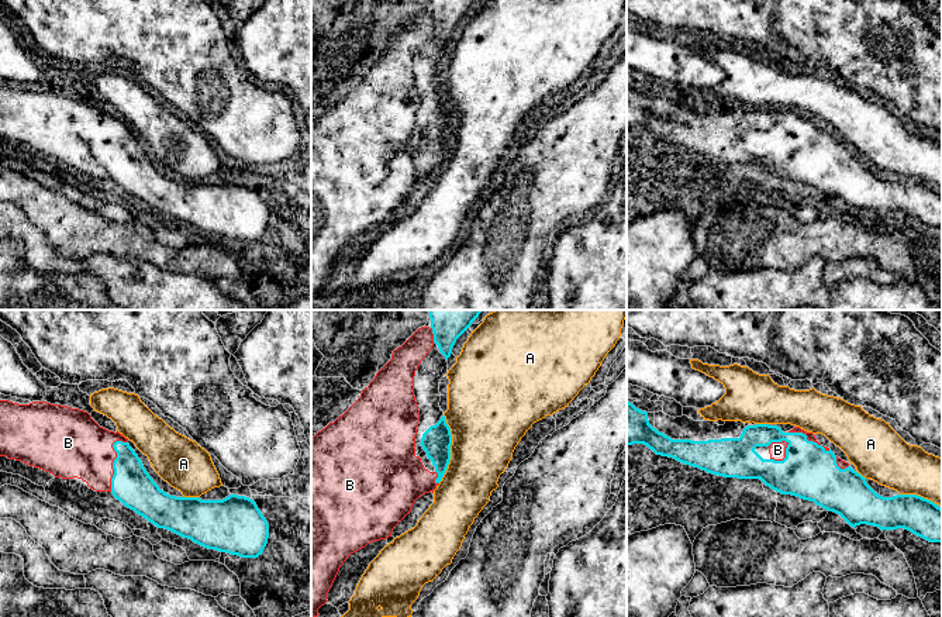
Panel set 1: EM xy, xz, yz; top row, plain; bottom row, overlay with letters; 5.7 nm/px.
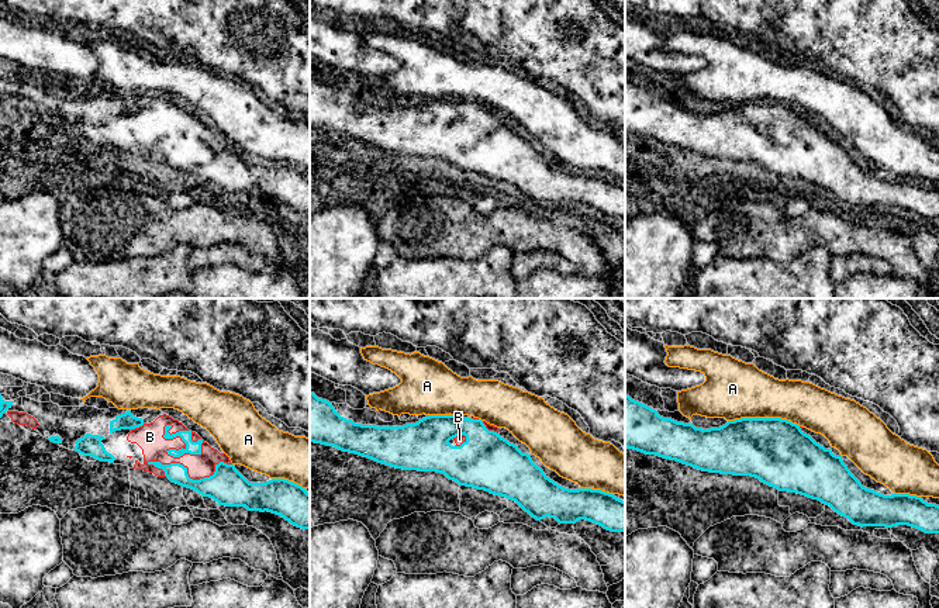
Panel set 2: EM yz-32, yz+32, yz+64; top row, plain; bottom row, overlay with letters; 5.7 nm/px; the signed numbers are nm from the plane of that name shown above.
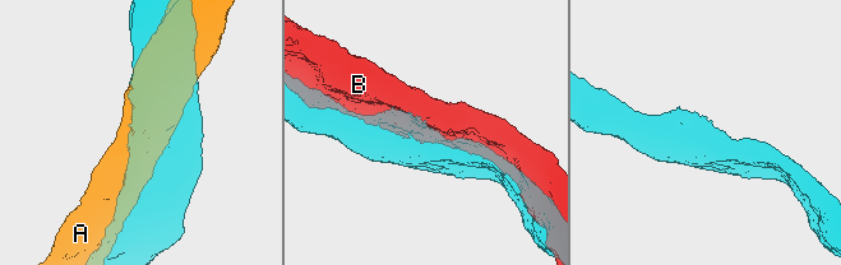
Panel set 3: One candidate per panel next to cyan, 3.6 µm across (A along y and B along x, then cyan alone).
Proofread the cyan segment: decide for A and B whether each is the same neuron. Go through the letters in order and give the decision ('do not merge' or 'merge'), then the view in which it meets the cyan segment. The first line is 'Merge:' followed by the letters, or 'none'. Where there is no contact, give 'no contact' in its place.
Merge: none
A: do not merge; meets cyan in xz
B: do not merge; meets cyan in xy

